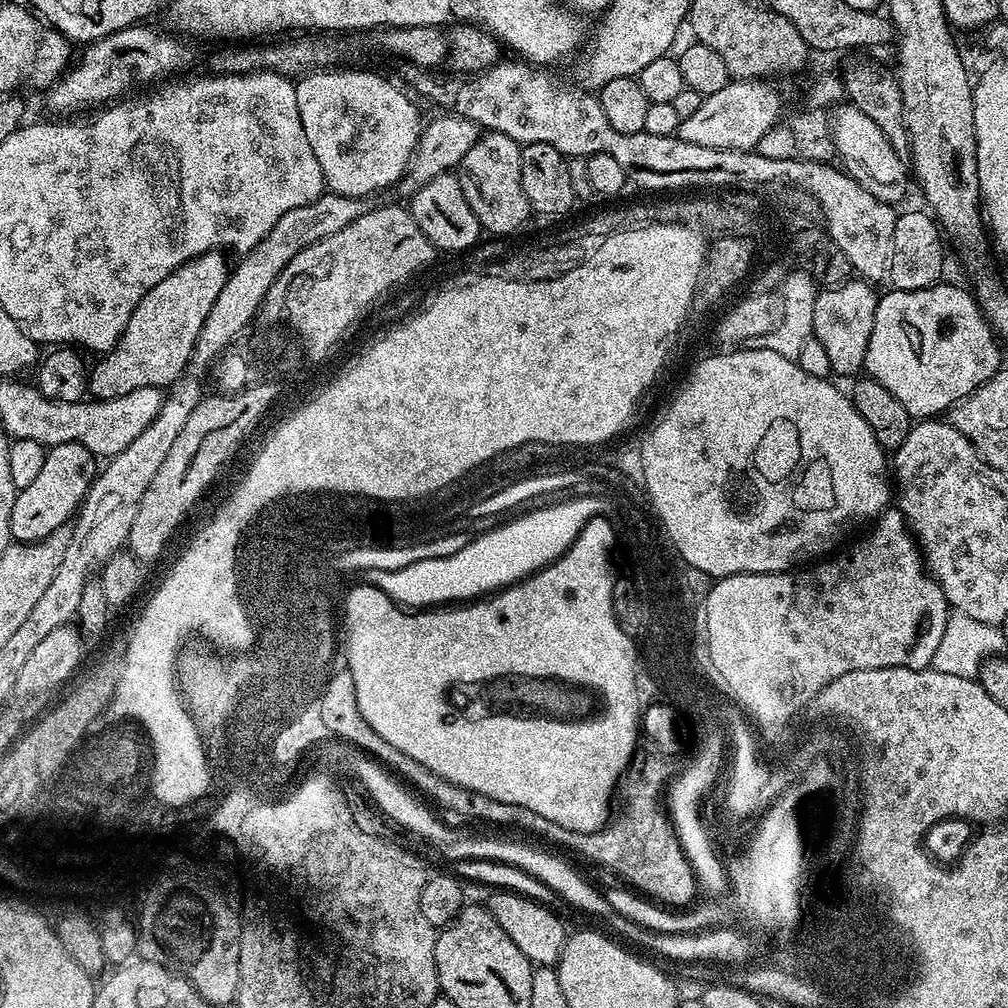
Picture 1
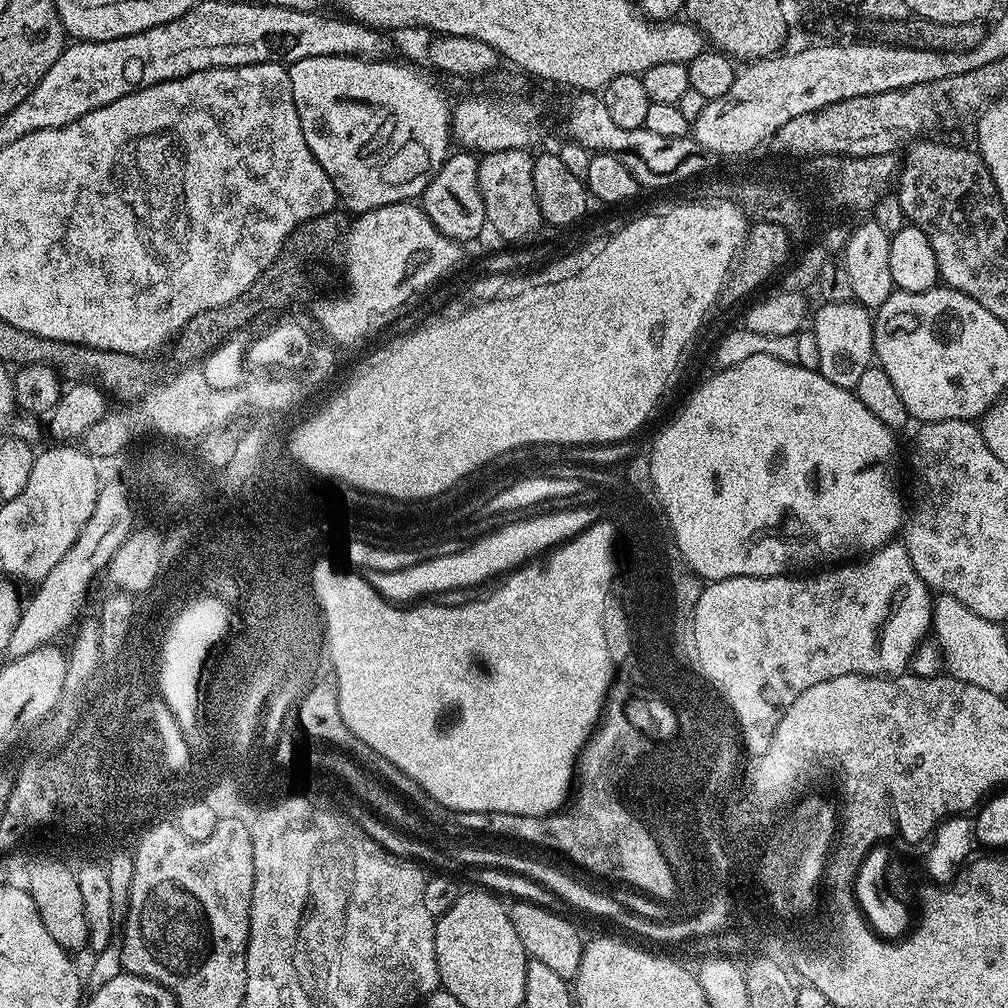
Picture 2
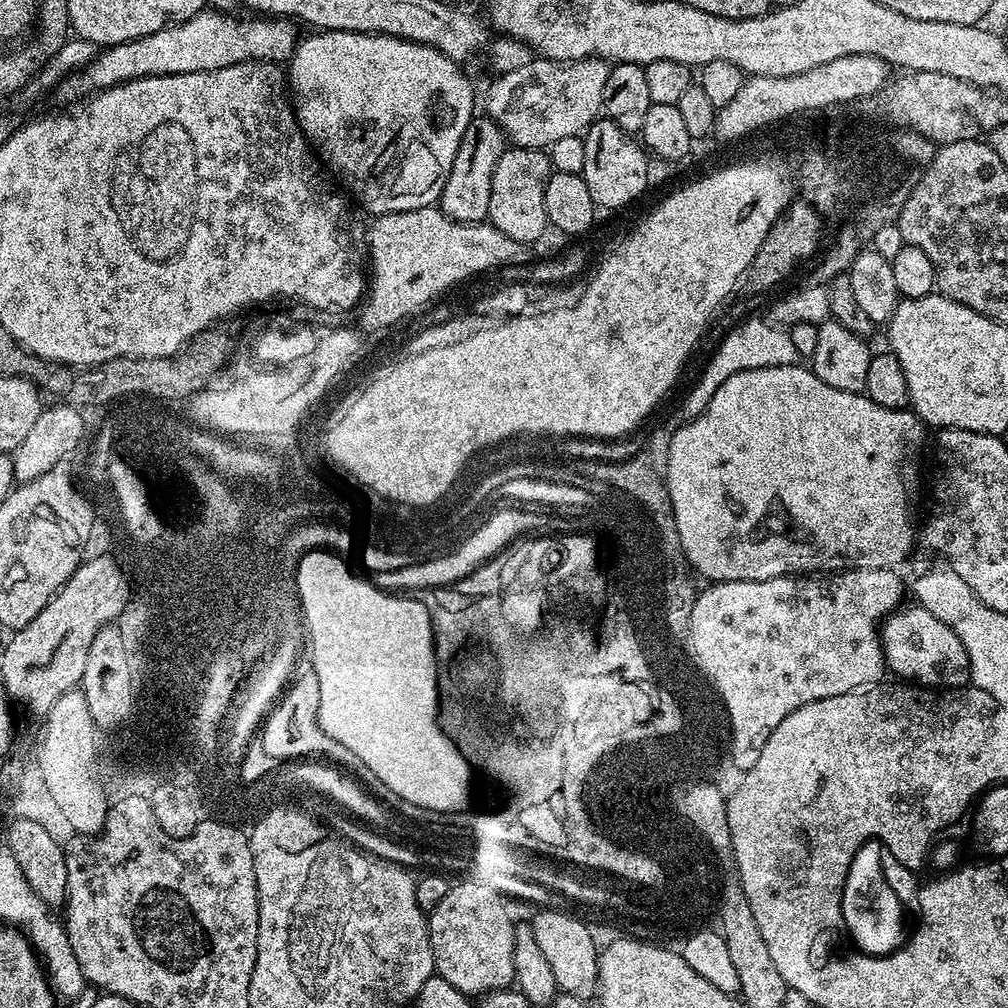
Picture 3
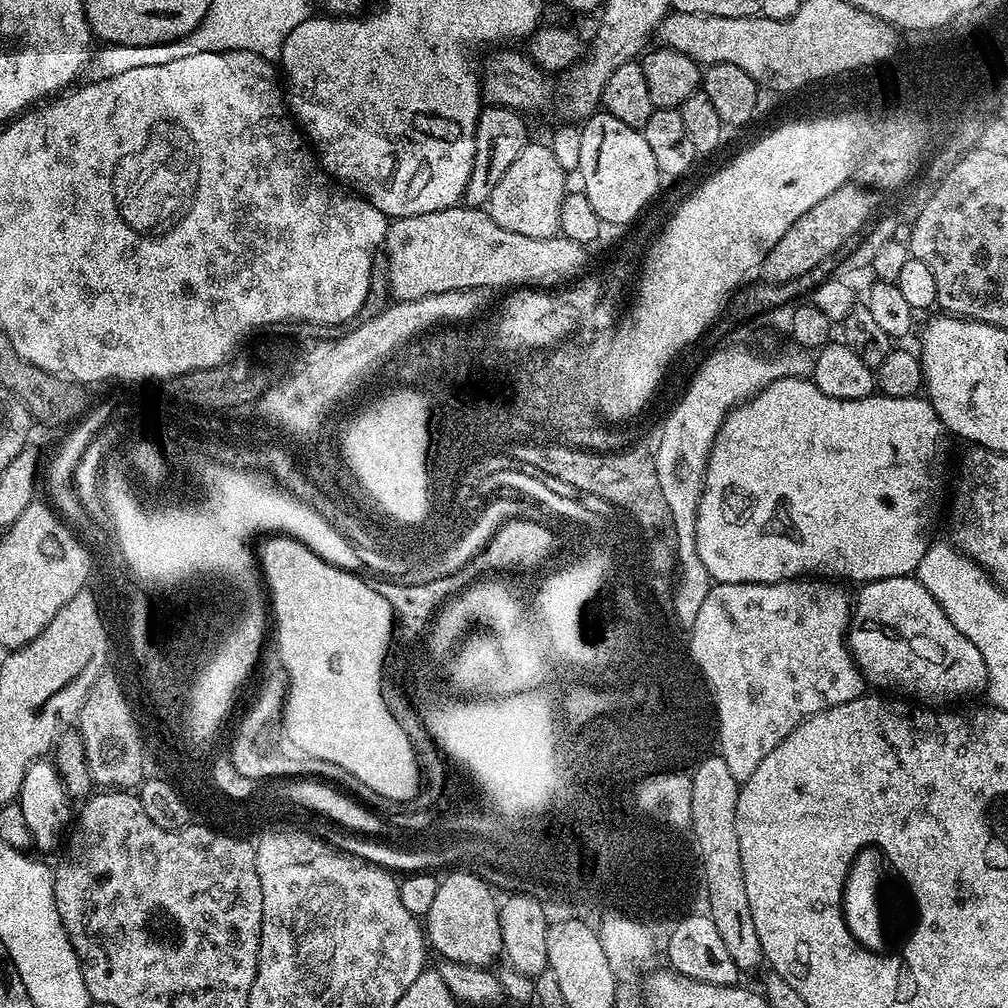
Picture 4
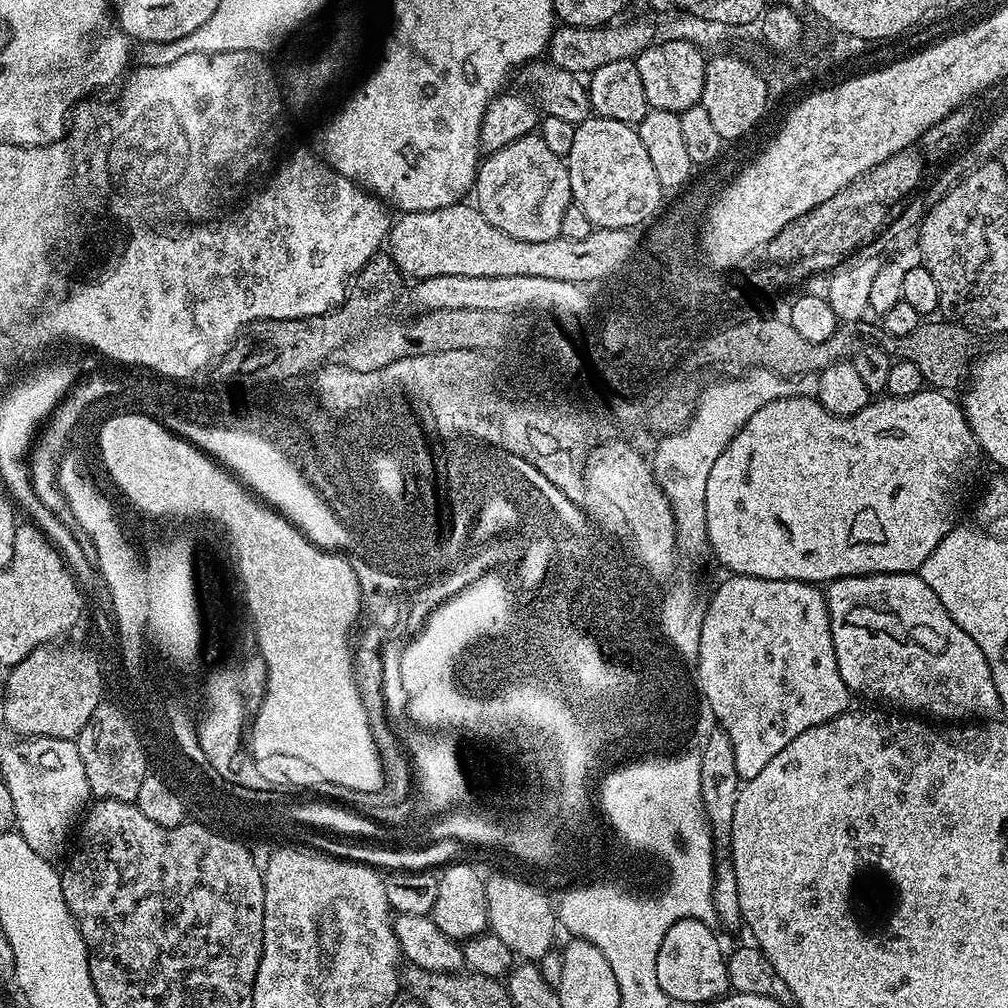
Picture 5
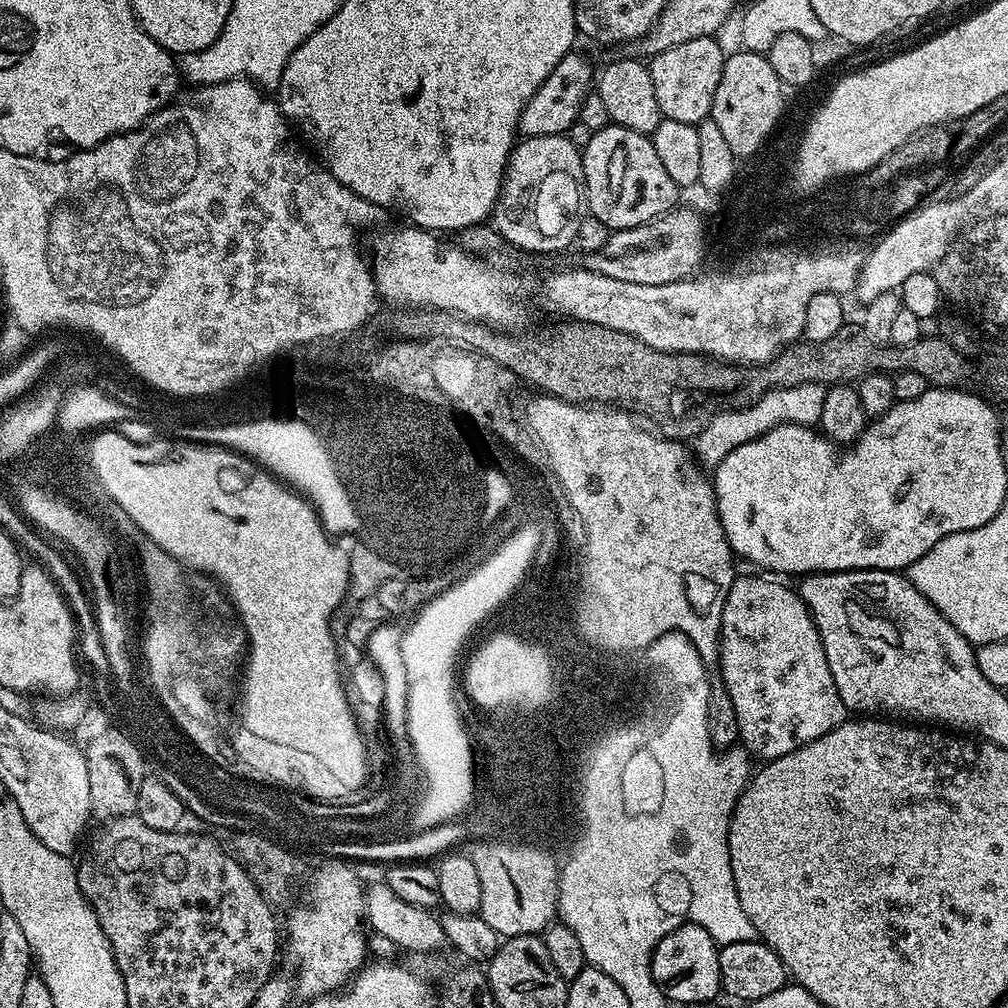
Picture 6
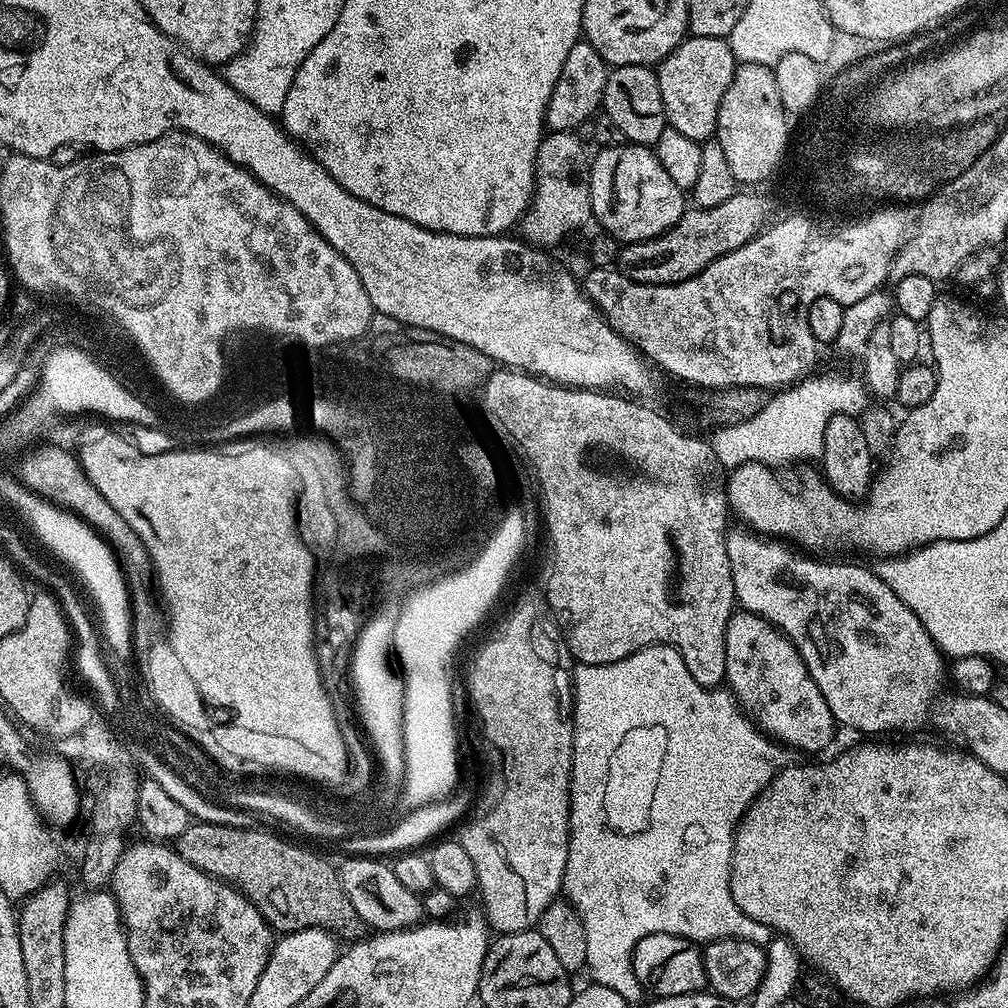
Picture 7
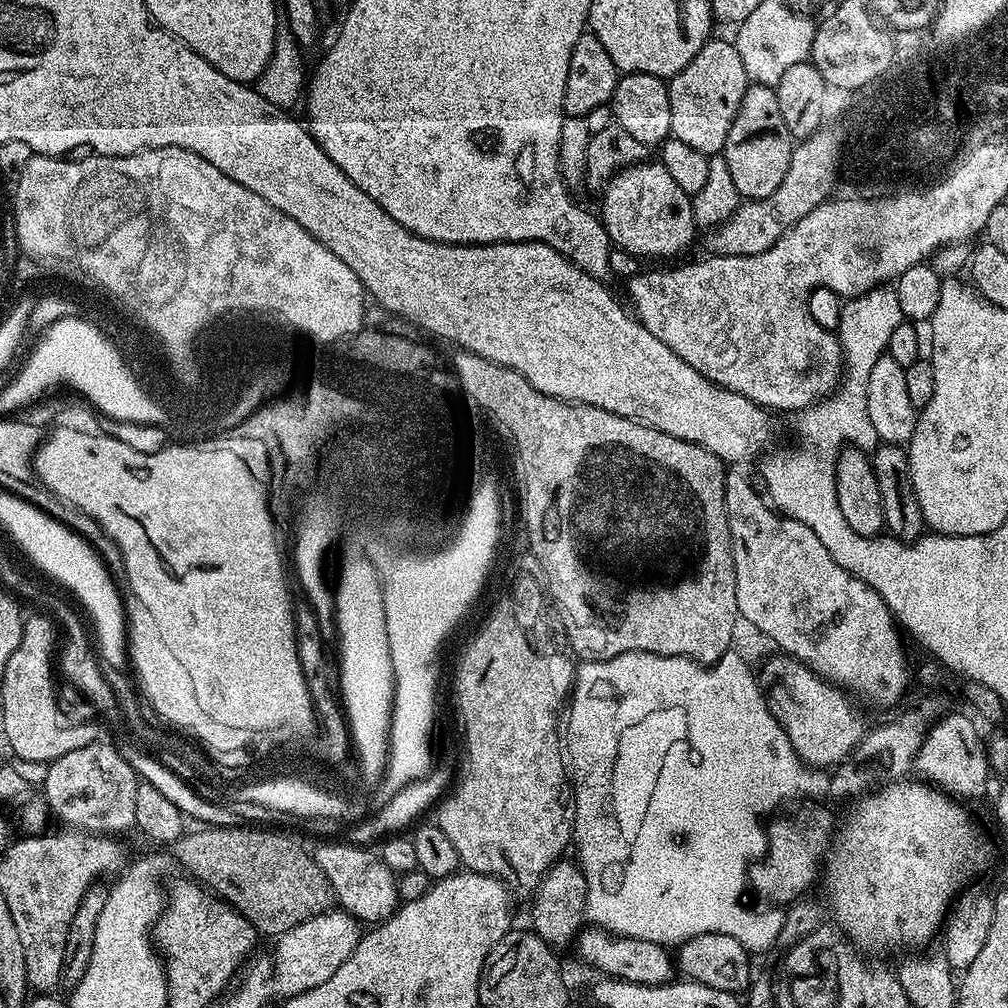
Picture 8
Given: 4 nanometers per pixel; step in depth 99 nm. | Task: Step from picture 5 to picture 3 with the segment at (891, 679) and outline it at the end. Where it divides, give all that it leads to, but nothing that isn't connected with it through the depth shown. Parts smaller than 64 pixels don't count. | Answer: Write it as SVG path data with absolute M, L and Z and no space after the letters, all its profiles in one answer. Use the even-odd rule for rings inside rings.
M901 606L884 621L880 639L884 645L884 662L889 673L897 672L904 682L915 682L932 690L963 688L969 683L968 655L958 634L946 622L934 618L930 610L919 606Z

